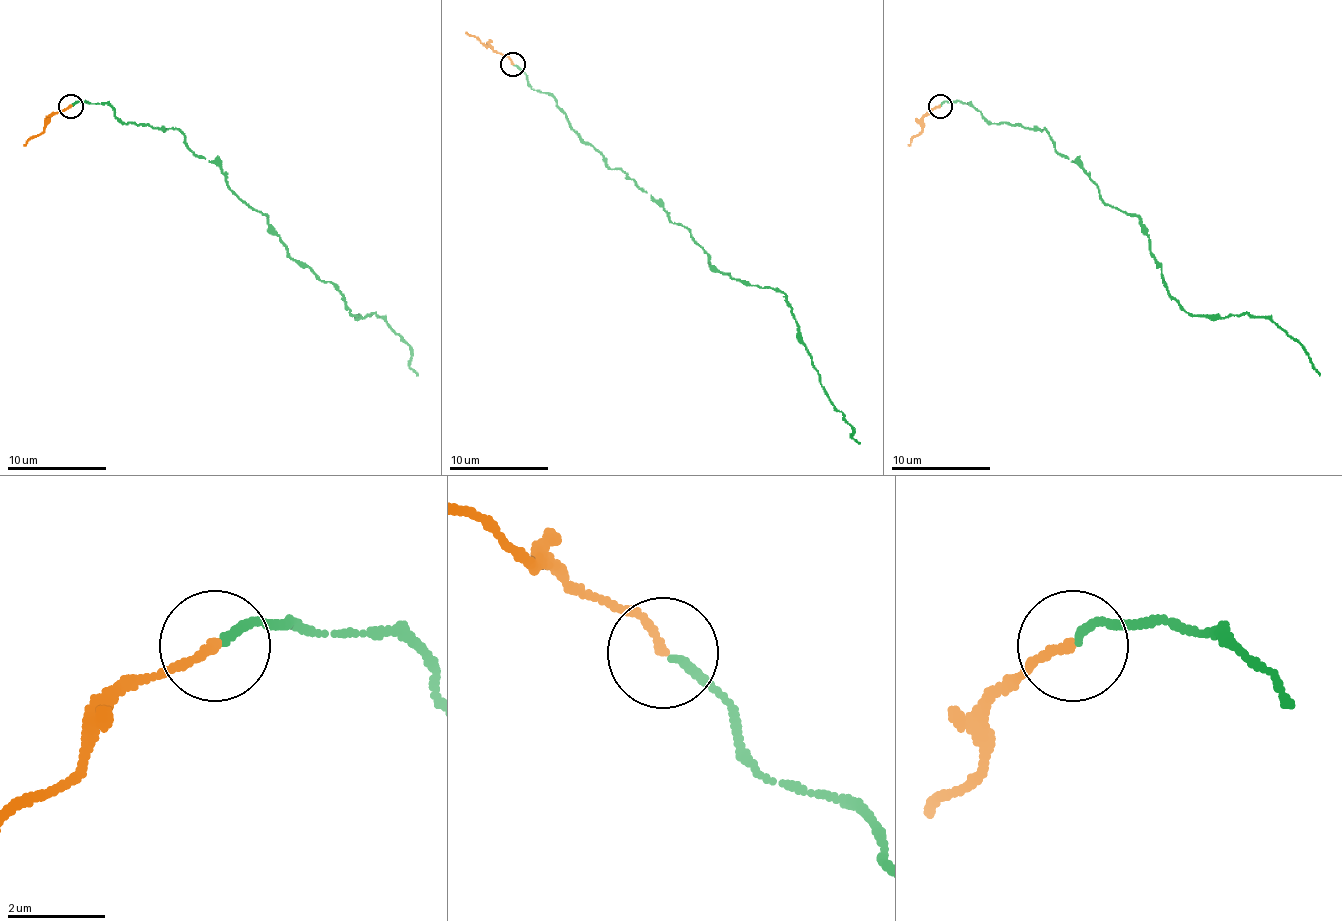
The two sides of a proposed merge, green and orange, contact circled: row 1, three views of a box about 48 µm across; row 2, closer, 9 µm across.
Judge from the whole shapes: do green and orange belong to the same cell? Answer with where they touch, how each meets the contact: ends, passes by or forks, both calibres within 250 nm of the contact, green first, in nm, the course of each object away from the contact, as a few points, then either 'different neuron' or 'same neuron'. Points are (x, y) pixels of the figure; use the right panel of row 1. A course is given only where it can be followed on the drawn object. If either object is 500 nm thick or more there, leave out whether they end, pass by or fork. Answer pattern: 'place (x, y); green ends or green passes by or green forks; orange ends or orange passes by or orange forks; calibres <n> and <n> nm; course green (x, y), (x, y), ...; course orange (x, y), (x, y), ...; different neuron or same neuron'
place (940, 106); green ends; orange ends; calibres 160 and 180 nm; course green (940, 107), (963, 102), (997, 124), (1044, 129), (1106, 203), (1138, 218), (1190, 314), (1272, 319), (1319, 376); course orange (940, 107), (923, 119), (923, 129), (908, 146); same neuron

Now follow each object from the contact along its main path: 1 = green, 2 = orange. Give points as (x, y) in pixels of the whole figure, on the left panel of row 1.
1: (72, 107), (107, 104), (124, 124), (176, 129), (351, 314), (384, 319), (411, 346), (408, 366), (418, 376)
2: (70, 107), (50, 119), (45, 129), (23, 146)

